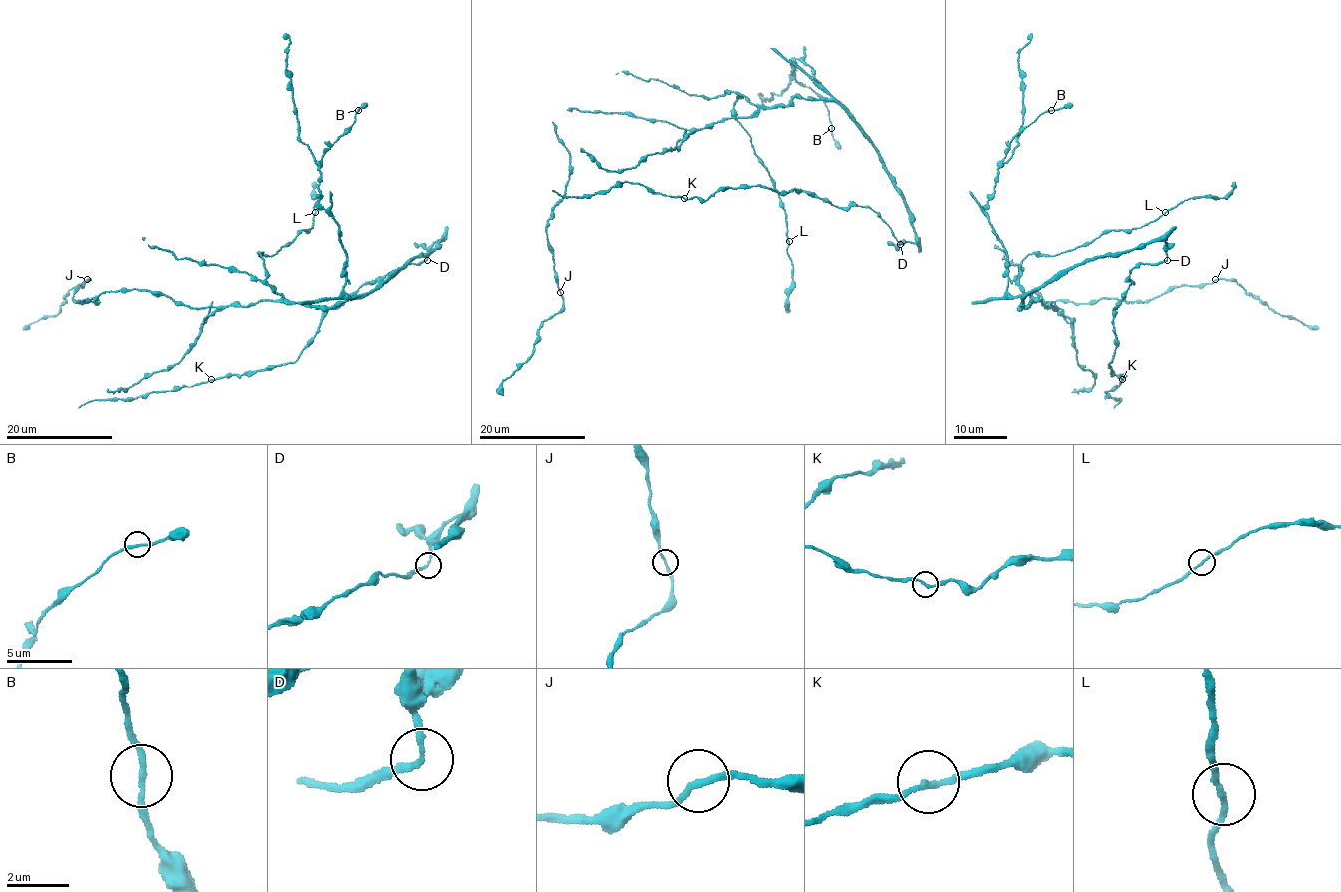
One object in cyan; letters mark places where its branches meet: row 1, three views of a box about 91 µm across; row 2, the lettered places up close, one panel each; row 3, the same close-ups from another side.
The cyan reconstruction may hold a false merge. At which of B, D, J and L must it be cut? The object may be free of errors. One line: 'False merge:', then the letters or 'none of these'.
False merge: none of these

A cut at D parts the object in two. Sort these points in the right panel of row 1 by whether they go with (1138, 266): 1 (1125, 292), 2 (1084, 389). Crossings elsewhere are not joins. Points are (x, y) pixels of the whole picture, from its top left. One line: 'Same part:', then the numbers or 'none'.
Same part: 1

